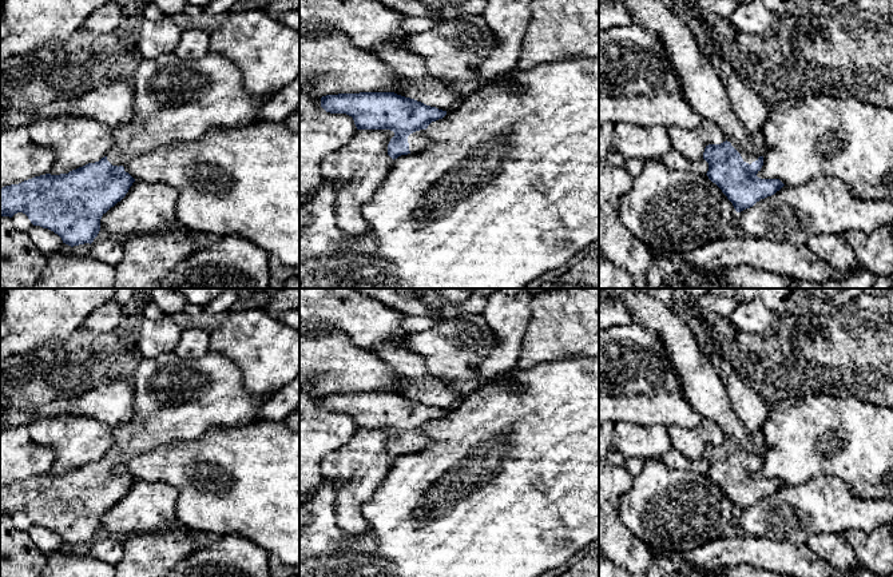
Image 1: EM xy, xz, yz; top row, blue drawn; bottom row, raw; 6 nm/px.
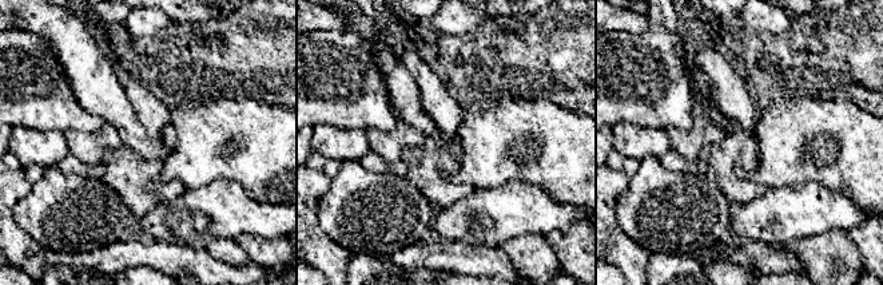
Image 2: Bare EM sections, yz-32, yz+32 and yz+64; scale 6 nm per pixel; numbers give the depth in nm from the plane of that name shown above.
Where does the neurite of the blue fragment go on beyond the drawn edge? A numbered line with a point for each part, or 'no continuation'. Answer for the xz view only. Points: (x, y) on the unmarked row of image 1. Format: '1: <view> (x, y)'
1: xz (419, 440)

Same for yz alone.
1: yz (747, 457)

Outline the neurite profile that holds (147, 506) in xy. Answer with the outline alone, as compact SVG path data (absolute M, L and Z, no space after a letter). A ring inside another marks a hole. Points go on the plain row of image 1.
M135 479L126 496L103 513L100 529L118 537L180 529L176 502L178 492L171 485Z

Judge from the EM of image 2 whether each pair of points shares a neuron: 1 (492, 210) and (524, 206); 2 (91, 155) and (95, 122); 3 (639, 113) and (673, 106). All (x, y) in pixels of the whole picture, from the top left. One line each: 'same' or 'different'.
1: same
2: different
3: same

